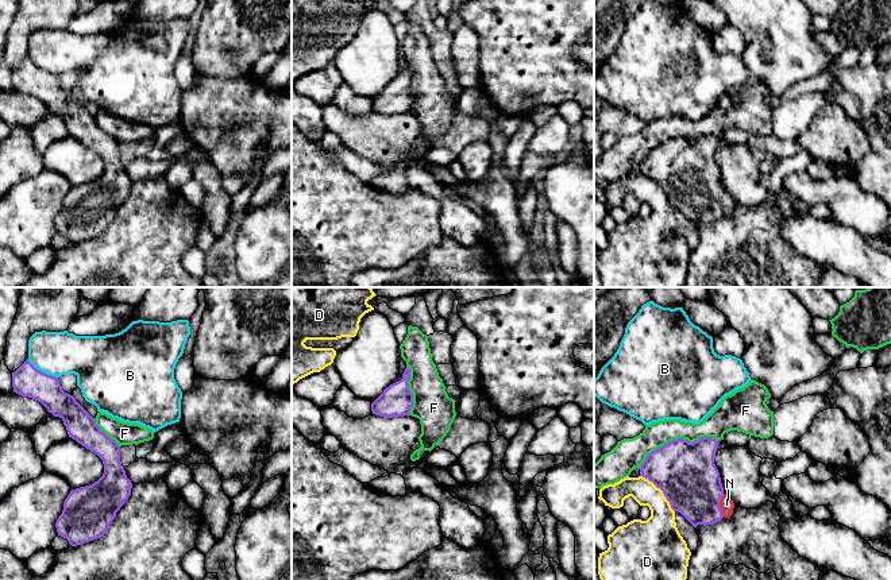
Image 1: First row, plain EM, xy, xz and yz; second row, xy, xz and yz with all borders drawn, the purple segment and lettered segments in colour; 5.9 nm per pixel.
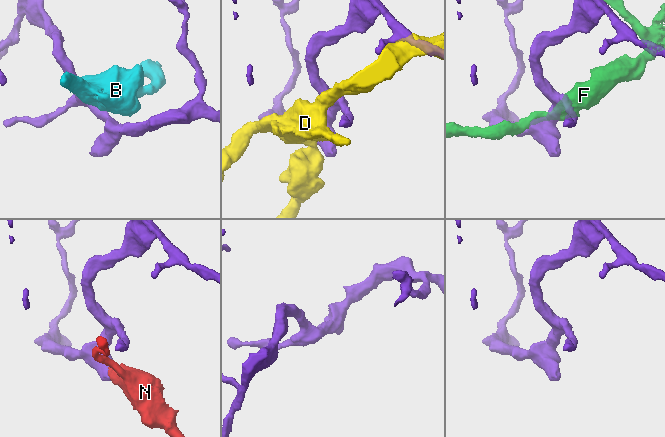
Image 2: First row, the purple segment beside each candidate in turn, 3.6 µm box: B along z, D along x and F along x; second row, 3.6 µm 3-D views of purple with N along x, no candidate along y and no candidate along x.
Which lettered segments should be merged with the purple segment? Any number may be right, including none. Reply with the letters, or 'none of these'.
N

